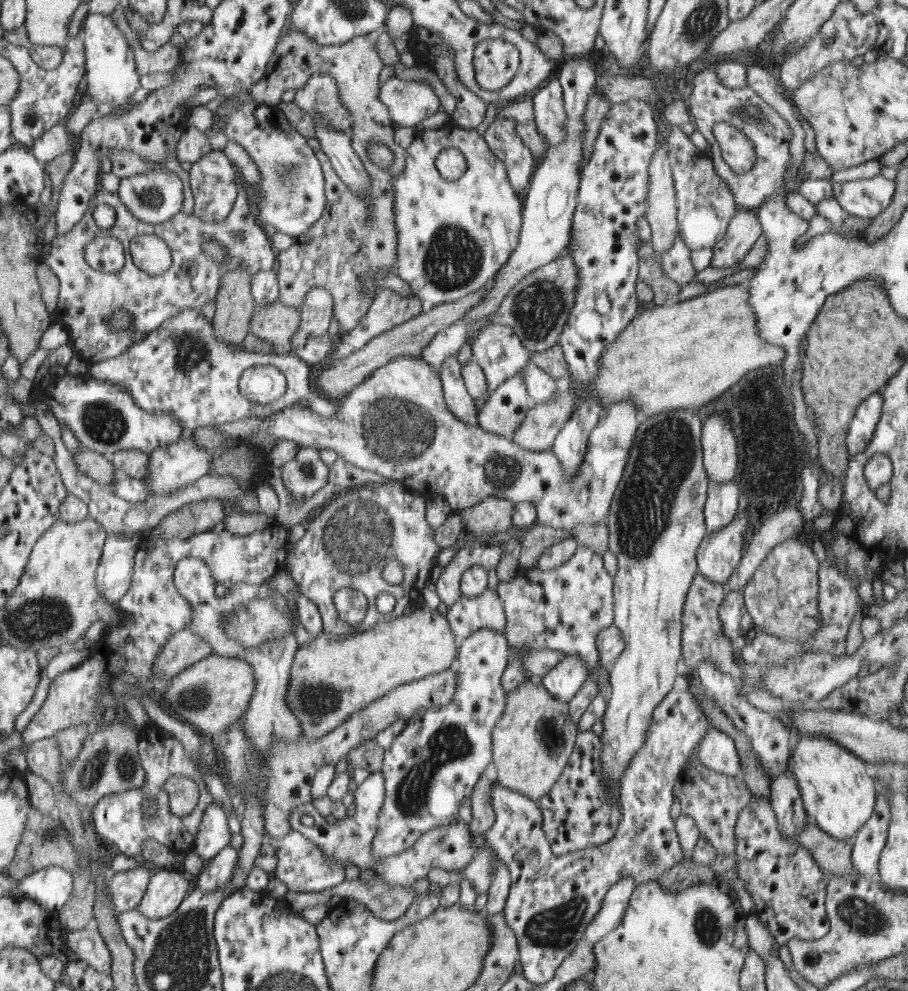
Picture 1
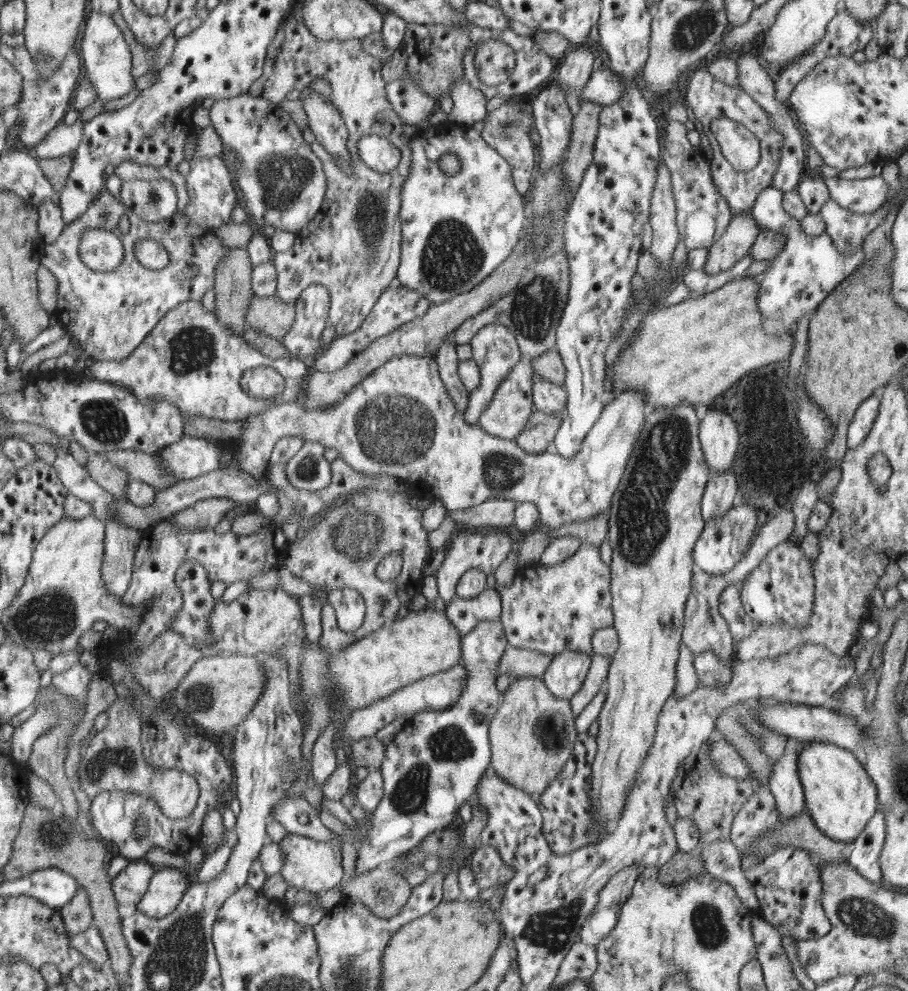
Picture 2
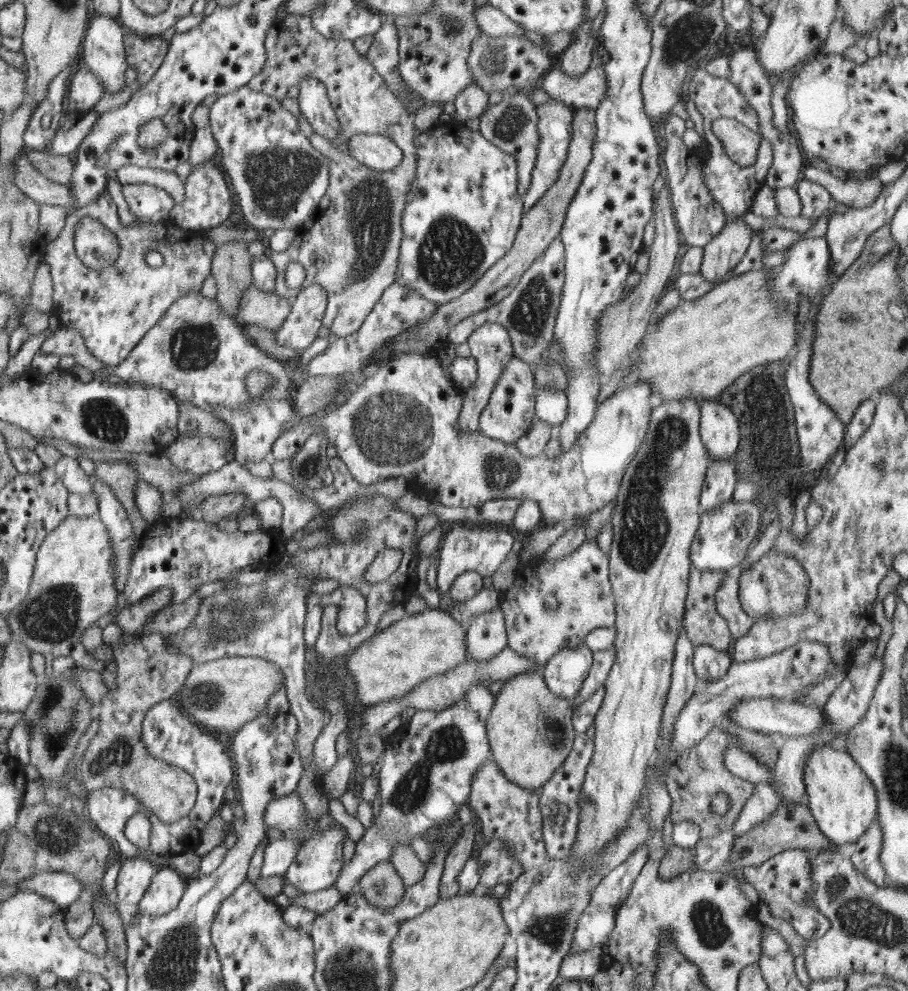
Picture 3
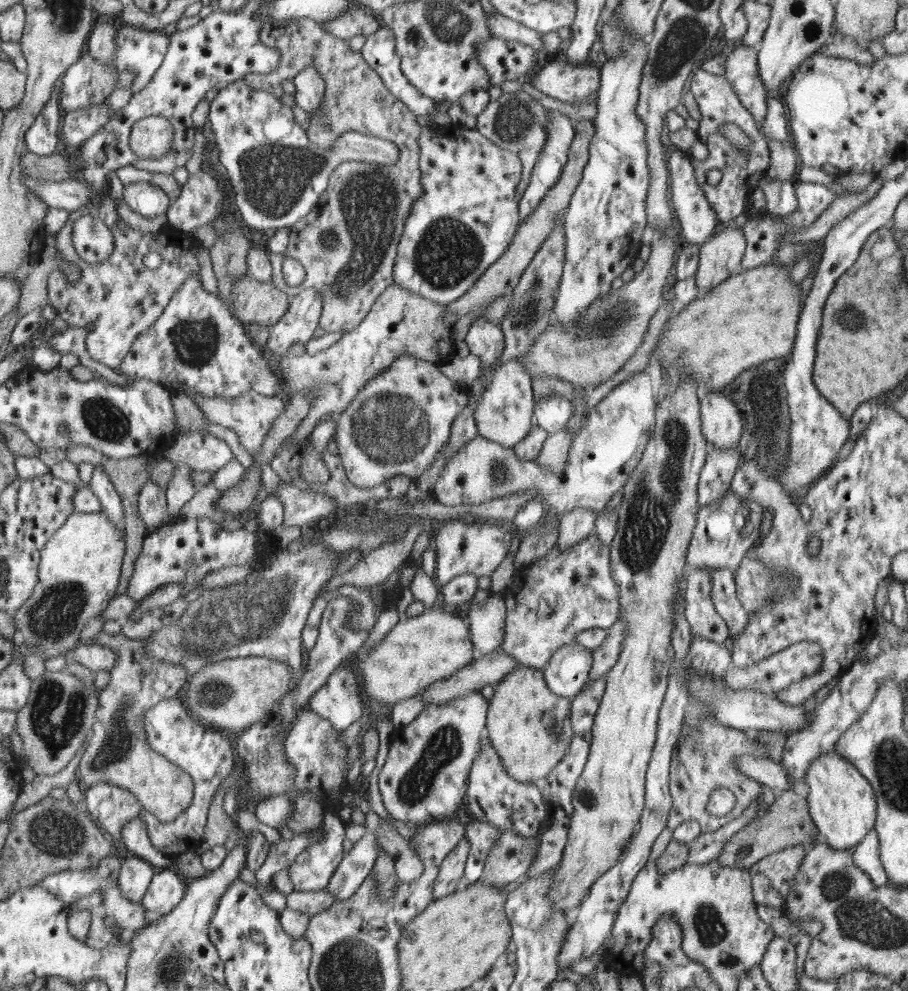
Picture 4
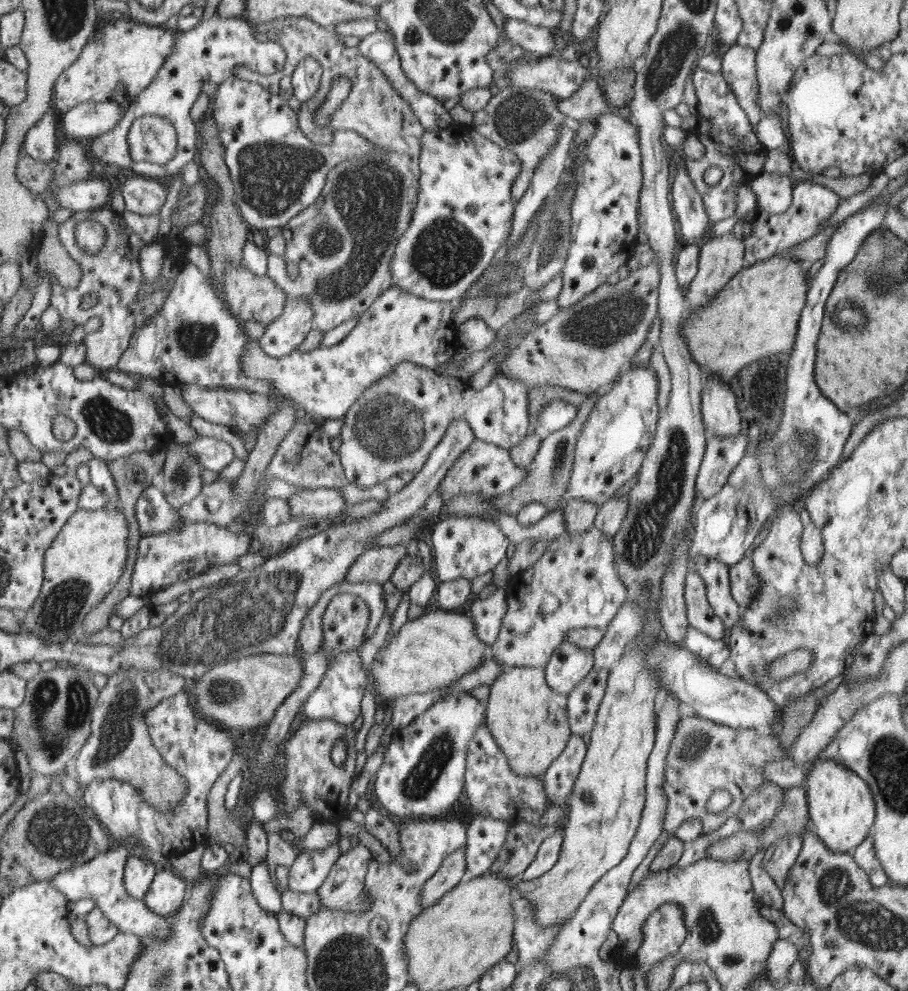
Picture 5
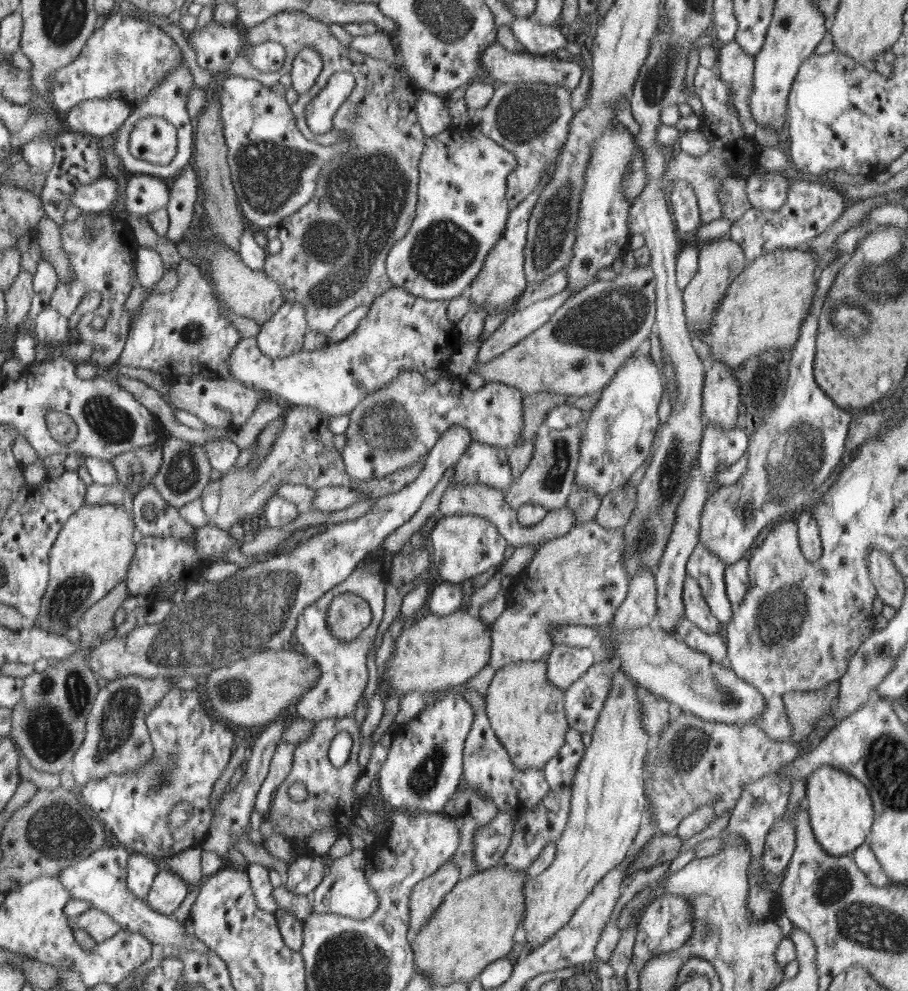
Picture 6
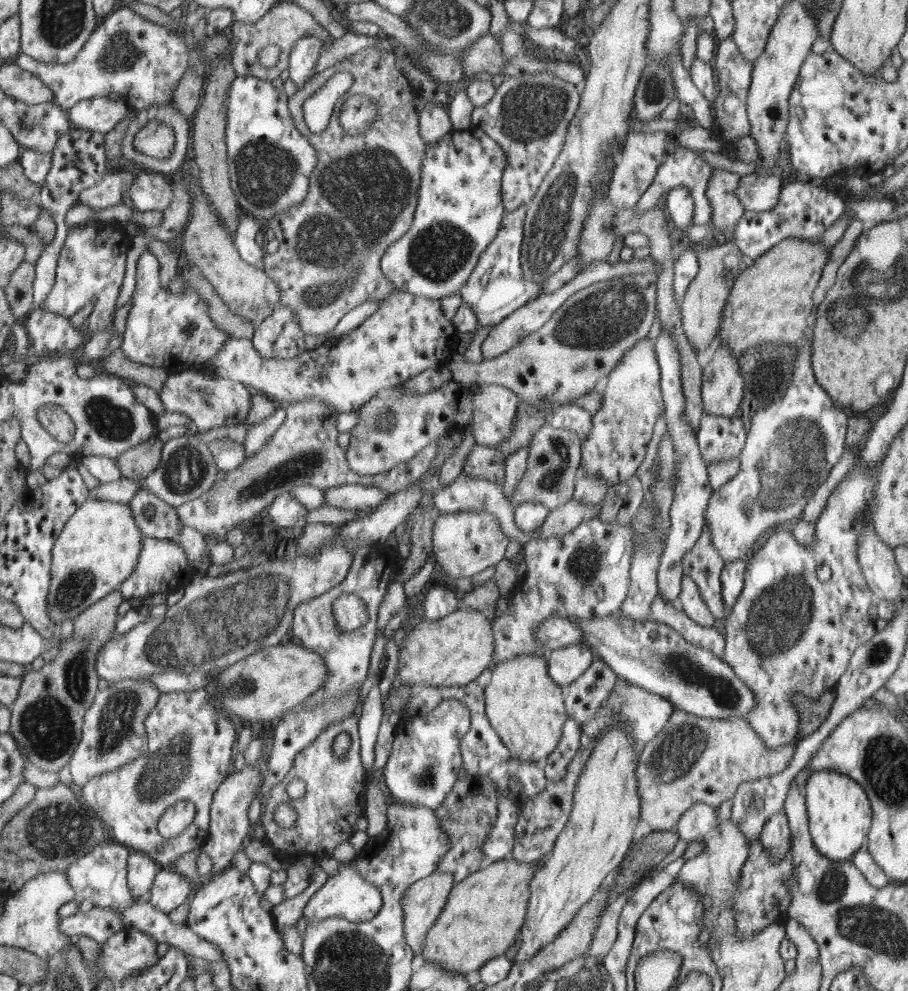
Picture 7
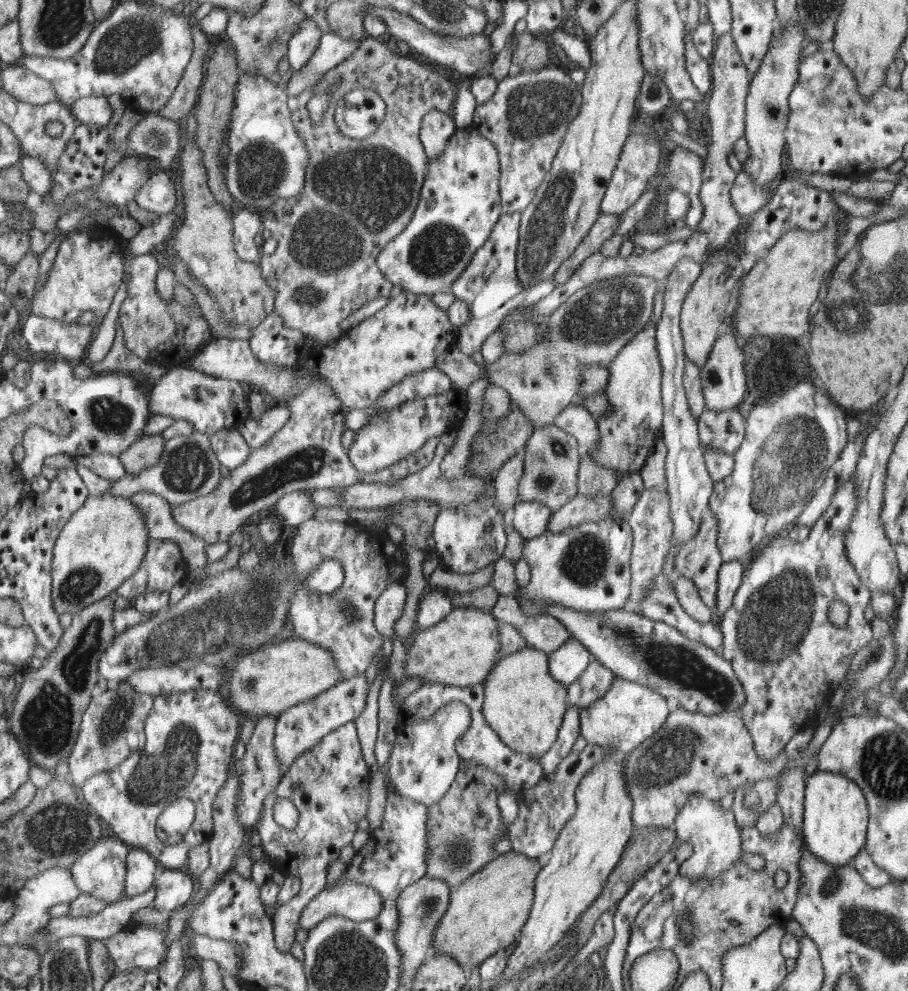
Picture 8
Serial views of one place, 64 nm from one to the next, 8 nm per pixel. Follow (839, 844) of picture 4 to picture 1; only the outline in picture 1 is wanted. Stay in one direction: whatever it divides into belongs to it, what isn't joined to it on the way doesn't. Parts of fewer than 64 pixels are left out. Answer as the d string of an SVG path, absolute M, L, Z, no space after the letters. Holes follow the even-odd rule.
M800 736L792 756L789 757L791 771L793 772L798 789L802 794L803 807L806 809L809 819L830 836L844 839L854 836L860 827L872 816L876 803L875 780L868 776L867 764L856 757L834 740L826 736Z

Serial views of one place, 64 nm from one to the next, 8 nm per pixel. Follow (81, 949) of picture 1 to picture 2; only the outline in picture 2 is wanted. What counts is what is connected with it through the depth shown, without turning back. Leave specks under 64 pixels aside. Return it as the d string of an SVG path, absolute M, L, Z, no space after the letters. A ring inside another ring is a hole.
M91 924L80 934L70 936L70 939L73 948L78 949L80 954L84 954L91 964L95 964L95 967L107 967L110 956L98 927Z

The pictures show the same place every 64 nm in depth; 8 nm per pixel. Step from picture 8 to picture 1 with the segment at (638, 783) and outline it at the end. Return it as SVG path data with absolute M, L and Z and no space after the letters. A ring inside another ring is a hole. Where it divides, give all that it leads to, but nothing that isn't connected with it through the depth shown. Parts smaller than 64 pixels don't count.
M689 760L679 782L675 784L675 796L681 804L681 814L691 816L709 843L720 855L735 854L736 827L739 816L754 798L752 790L741 777L733 777L700 765L698 760Z

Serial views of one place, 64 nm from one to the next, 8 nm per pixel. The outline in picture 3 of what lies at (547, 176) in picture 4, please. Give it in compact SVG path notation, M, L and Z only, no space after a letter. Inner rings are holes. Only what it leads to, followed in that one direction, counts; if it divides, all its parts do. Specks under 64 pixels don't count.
M550 96L549 100L536 106L536 109L538 109L538 115L540 116L538 132L542 140L540 140L539 144L538 162L535 164L535 170L532 171L532 184L527 194L524 195L524 204L528 210L530 210L536 202L542 198L542 195L557 181L560 169L566 160L569 142L571 141L573 133L574 111L571 106L566 106L561 100Z

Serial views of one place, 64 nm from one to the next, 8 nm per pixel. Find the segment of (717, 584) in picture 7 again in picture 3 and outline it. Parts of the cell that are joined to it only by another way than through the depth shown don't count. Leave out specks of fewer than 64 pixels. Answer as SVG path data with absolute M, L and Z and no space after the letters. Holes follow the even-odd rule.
M728 572L723 586L715 594L715 600L718 602L719 613L727 619L733 638L740 638L752 631L756 620L742 608L737 575Z

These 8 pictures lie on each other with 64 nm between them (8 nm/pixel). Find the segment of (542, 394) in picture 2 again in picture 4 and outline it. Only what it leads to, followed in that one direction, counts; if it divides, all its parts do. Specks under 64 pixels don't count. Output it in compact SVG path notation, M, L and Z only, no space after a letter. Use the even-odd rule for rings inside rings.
M548 395L538 400L533 410L534 423L550 433L565 428L571 419L571 402L560 395Z

